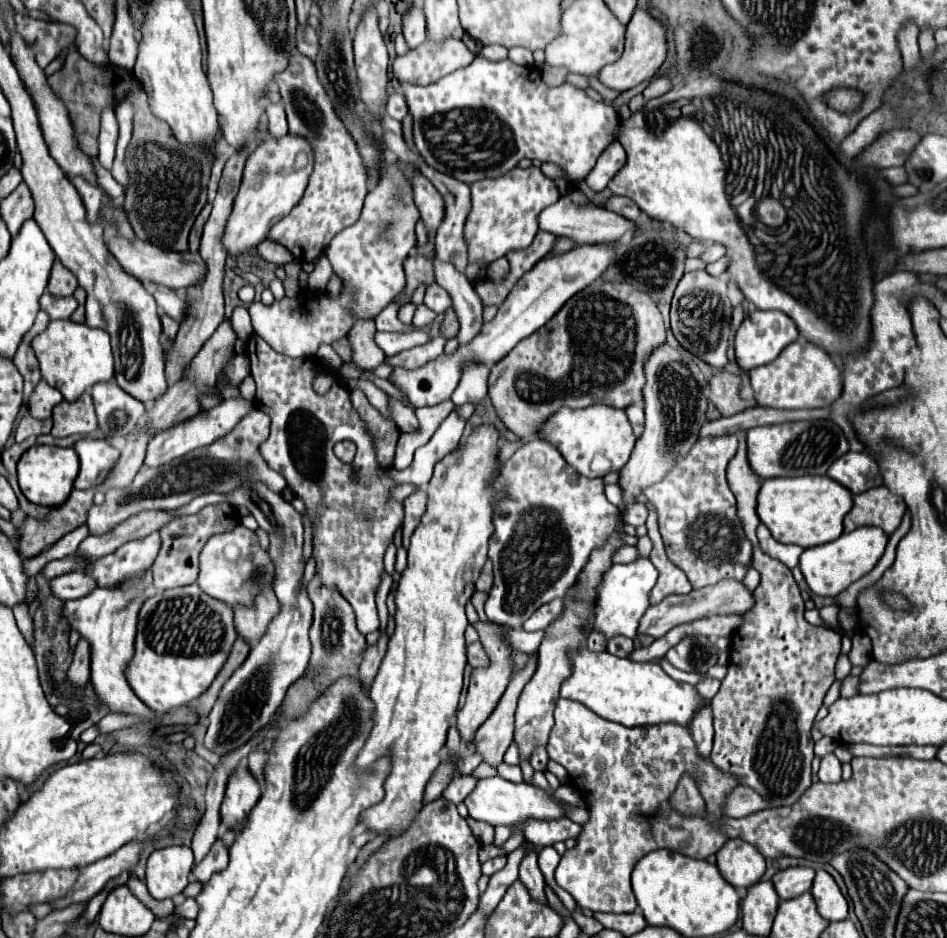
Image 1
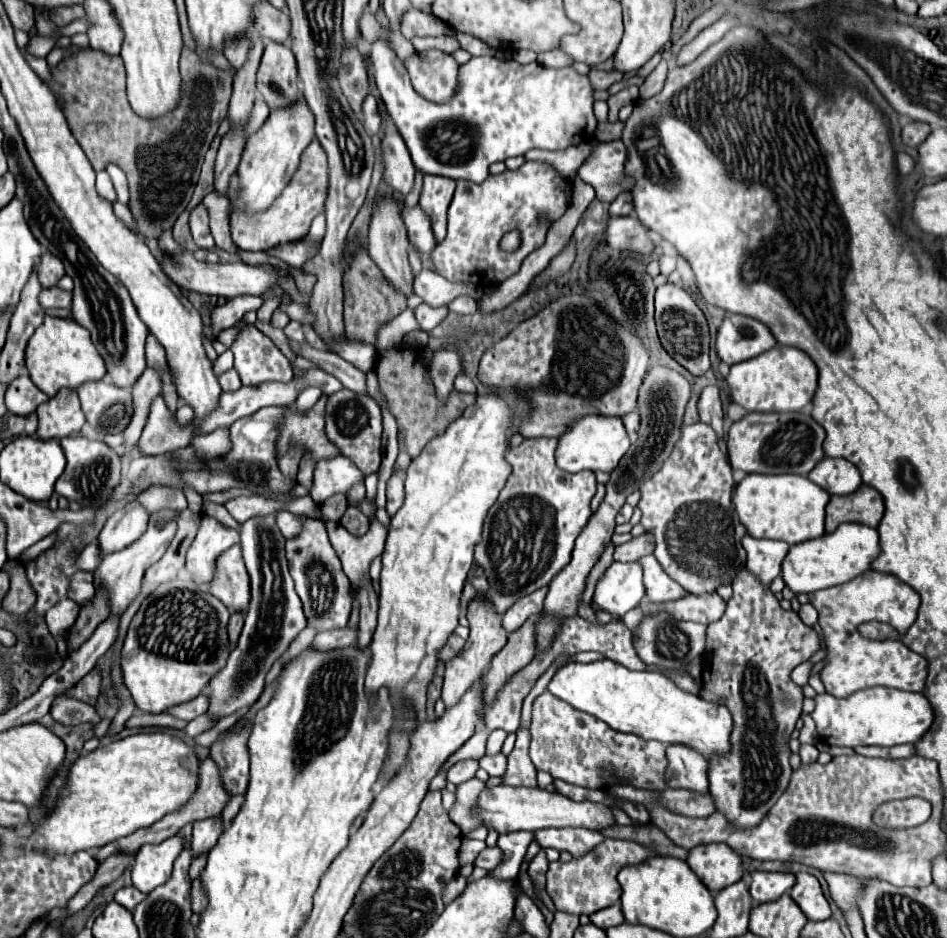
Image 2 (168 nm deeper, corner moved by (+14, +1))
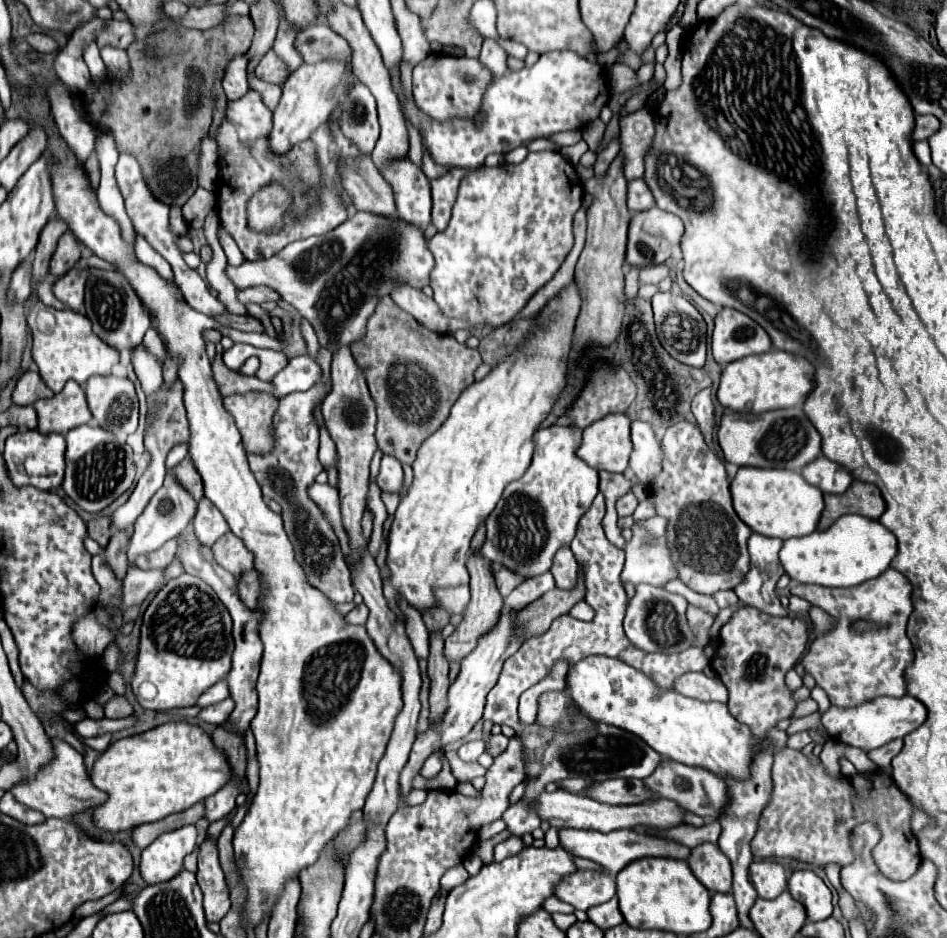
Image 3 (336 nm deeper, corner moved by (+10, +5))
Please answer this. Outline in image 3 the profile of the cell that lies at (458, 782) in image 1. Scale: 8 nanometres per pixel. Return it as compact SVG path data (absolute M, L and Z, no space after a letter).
M469 741L465 745L461 745L459 749L459 757L463 761L477 761L477 757L485 751L485 743L483 741Z

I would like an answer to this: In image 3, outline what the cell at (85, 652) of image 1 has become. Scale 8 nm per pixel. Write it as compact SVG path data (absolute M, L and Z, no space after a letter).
M131 529L129 531L117 531L117 535L111 535L109 545L105 549L107 563L113 567L113 571L119 579L123 579L127 569L129 569L129 563L127 563L129 539L131 539Z

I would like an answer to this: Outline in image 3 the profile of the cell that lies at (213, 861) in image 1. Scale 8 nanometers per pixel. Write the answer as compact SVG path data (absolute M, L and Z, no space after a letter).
M225 785L217 793L209 795L205 799L205 809L207 809L205 817L209 821L217 821L217 819L225 817L231 809L235 809L235 799L237 799L239 793L241 793L241 787L229 787L229 785Z

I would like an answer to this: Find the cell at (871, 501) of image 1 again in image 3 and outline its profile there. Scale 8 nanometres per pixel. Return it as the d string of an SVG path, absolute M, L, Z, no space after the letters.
M853 481L849 491L841 495L825 495L825 509L821 513L817 529L825 531L833 521L837 521L841 515L857 513L869 519L879 519L885 511L885 499L881 497L881 491L875 485Z

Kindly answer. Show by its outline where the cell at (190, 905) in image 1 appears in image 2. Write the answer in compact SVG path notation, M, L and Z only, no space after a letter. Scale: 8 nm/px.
M197 879L195 887L191 889L191 909L193 909L193 913L199 913L201 909L205 909L205 893L203 893L203 889L199 885L201 883Z

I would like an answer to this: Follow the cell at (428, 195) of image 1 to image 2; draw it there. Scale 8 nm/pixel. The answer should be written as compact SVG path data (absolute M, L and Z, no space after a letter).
M387 119L387 131L383 137L383 165L385 165L385 171L383 171L385 181L399 195L407 197L415 183L415 167L391 119Z

